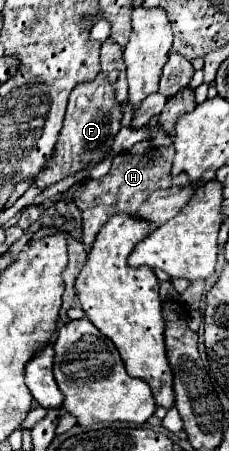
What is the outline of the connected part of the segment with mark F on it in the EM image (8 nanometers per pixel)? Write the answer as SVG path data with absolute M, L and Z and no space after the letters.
M99 73L97 79L79 83L69 95L65 121L63 121L63 129L59 133L55 151L53 151L51 159L45 163L45 167L41 169L41 173L33 177L33 185L39 191L43 191L43 189L51 187L53 183L83 171L87 165L103 161L105 153L113 147L115 135L121 129L121 119L123 119L123 107L115 99L115 87L109 83L107 75Z

